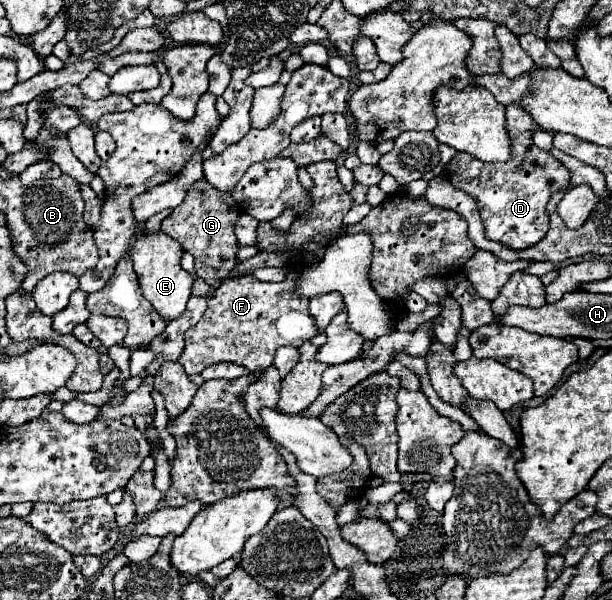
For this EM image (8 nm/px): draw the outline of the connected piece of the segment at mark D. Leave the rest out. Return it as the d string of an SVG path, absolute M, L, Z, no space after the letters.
M511 104L507 106L507 130L513 138L513 152L505 164L485 164L469 154L457 152L445 166L445 178L455 188L475 198L487 238L501 242L513 250L523 250L543 240L549 228L545 204L555 190L567 188L571 178L569 170L557 158L553 158L553 154L533 144L531 126L535 126L533 118L525 114L521 106Z

